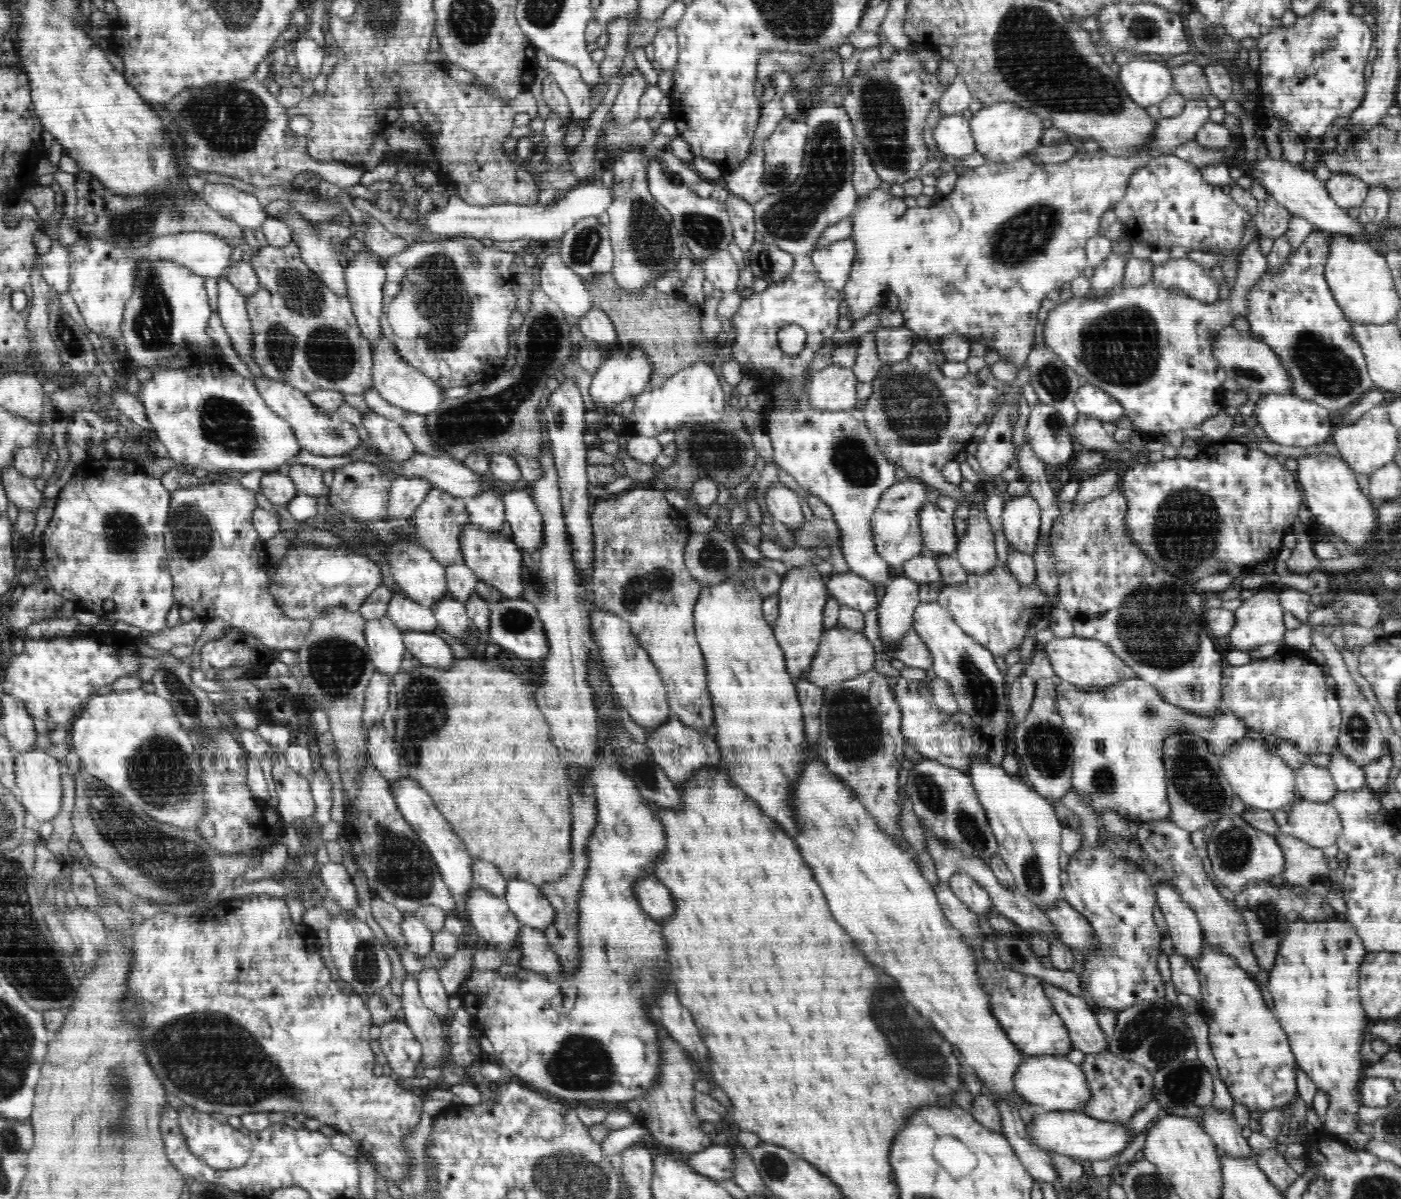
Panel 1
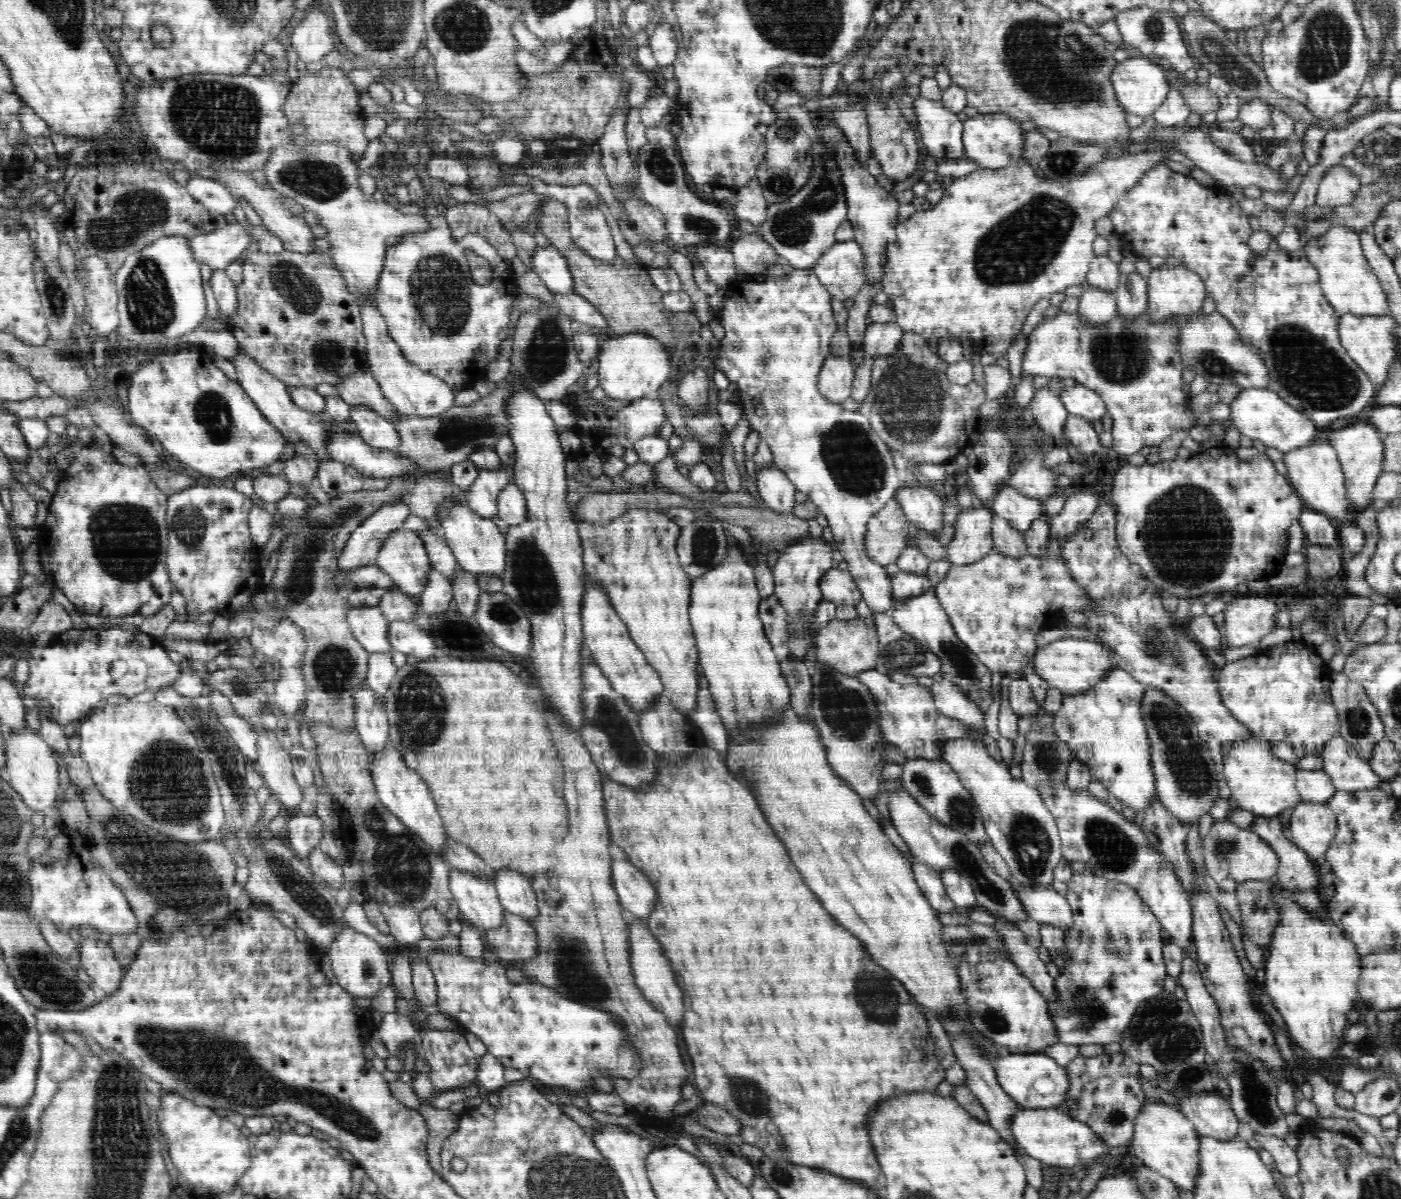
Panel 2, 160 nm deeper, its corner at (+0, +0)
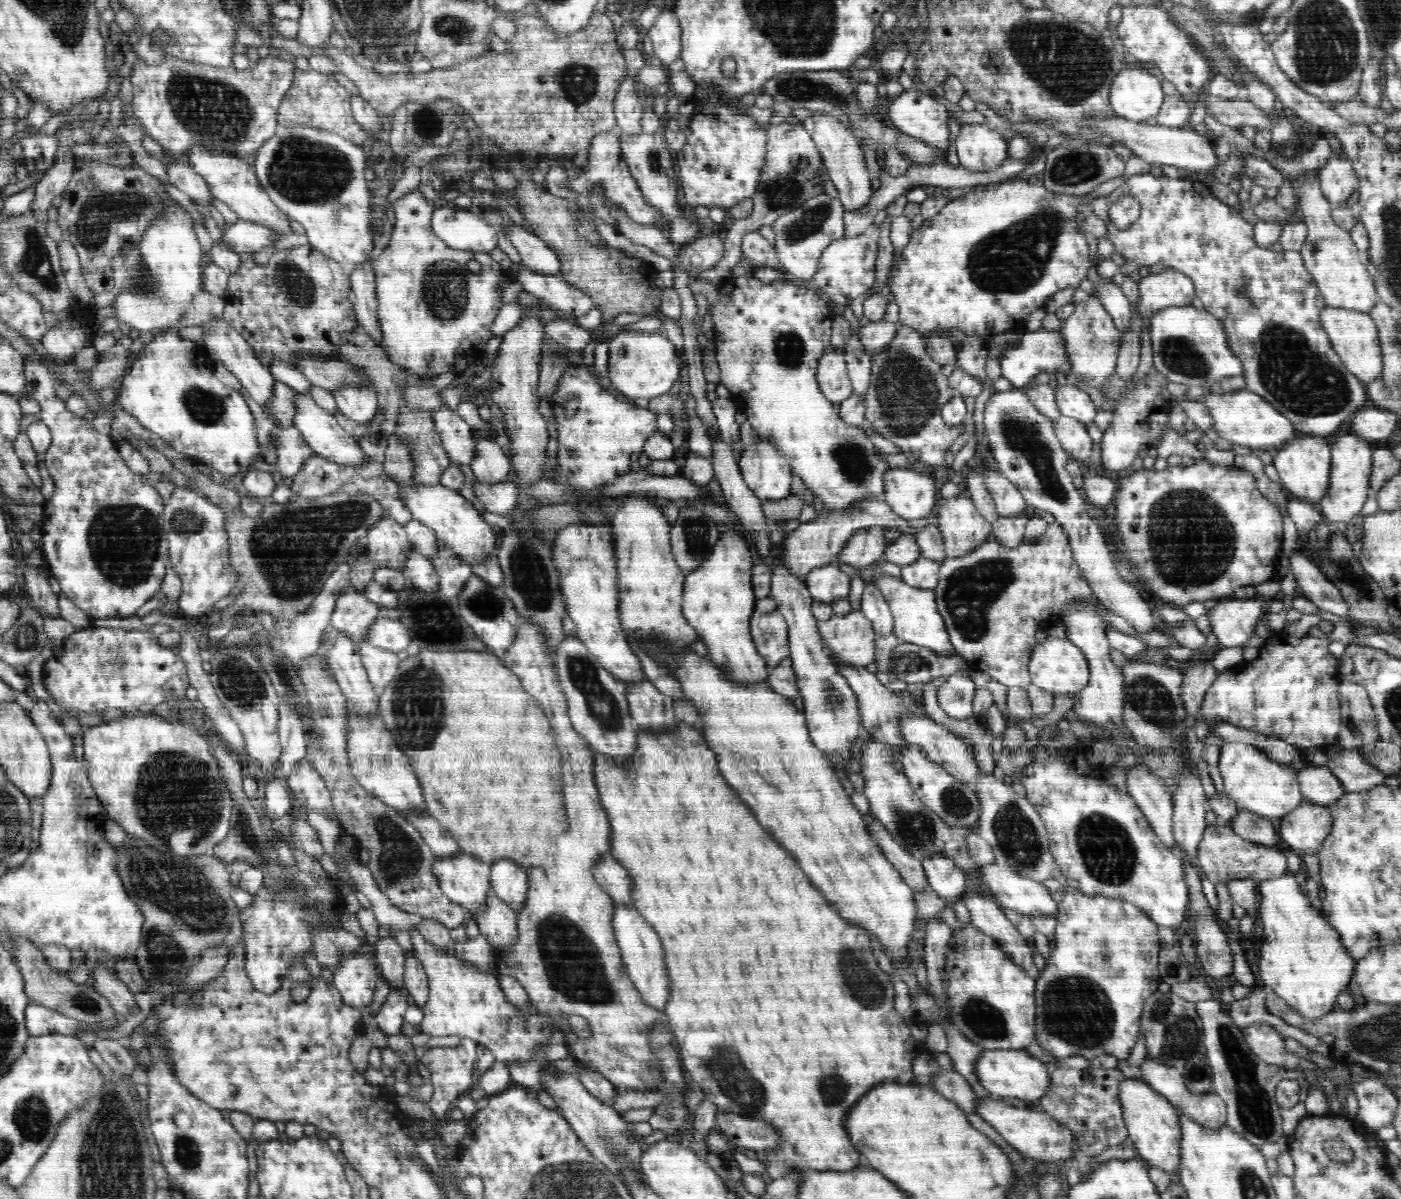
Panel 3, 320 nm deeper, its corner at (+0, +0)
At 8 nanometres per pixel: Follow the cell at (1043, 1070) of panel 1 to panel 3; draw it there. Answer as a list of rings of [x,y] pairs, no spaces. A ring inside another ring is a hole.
[[[985,1050],[974,1064],[974,1072],[980,1085],[990,1093],[993,1100],[1008,1101],[1017,1098],[1027,1104],[1038,1104],[1042,1096],[1048,1092],[1052,1078],[1044,1062],[1030,1056],[1025,1050]]]

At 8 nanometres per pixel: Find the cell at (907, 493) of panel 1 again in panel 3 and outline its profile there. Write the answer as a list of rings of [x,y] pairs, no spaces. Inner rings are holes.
[[[884,526],[860,528],[843,547],[840,556],[836,558],[836,564],[847,564],[854,569],[861,569],[885,557],[888,546],[885,543],[884,530]]]

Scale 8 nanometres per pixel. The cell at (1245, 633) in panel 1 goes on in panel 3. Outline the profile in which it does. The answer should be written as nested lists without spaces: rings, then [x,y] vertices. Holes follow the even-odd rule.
[[[1233,597],[1219,600],[1207,612],[1211,630],[1223,648],[1242,646],[1254,633],[1263,618],[1262,603],[1255,598],[1238,600]]]

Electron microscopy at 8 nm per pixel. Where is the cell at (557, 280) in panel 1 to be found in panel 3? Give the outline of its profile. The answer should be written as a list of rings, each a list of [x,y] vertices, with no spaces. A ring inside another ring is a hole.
[[[515,223],[508,226],[505,232],[527,269],[536,273],[560,276],[561,264],[558,253],[550,248],[548,243]]]

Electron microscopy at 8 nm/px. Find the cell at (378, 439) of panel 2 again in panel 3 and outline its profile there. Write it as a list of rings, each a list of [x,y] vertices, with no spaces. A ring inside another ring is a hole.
[[[344,385],[333,390],[337,410],[353,422],[368,424],[378,410],[378,391],[374,387]]]

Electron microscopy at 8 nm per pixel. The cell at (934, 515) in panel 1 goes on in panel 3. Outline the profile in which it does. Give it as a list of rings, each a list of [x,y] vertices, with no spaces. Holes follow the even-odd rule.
[[[892,468],[883,474],[885,501],[906,520],[926,518],[936,506],[938,488],[929,474],[911,468]]]

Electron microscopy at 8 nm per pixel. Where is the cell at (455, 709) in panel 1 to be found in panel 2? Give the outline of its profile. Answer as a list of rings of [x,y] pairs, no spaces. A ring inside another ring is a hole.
[[[442,656],[442,658],[436,658],[436,660],[432,660],[432,658],[430,660],[418,660],[415,663],[406,663],[397,670],[390,688],[382,697],[389,720],[388,742],[390,747],[396,749],[404,757],[404,762],[408,765],[408,768],[418,773],[428,785],[433,799],[436,800],[438,813],[442,816],[446,834],[450,839],[470,847],[496,872],[502,869],[510,869],[532,878],[536,874],[550,871],[552,865],[557,863],[556,856],[552,853],[555,848],[554,842],[559,841],[562,834],[566,836],[568,810],[566,810],[566,804],[564,804],[564,798],[562,798],[562,792],[564,792],[562,764],[560,764],[558,752],[552,746],[551,732],[546,730],[547,726],[544,722],[545,717],[542,716],[542,708],[538,708],[534,704],[534,700],[528,698],[528,696],[534,696],[532,690],[528,689],[521,678],[516,676],[510,668],[506,668],[504,664],[494,660],[456,660],[456,658],[450,658],[450,656]]]

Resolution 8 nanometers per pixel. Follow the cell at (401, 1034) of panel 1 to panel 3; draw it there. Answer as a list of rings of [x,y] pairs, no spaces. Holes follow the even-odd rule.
[[[392,989],[374,1018],[374,1027],[388,1036],[402,1035],[405,1012],[412,1003],[407,992]]]

